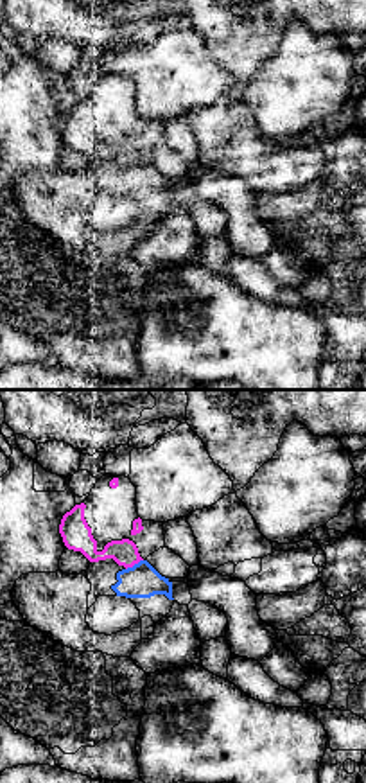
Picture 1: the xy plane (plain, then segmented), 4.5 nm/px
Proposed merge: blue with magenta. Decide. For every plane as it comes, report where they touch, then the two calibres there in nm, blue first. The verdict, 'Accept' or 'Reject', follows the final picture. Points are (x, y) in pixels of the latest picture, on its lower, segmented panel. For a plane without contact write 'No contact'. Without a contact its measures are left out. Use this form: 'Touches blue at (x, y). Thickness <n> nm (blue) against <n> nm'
Touches blue at (135, 564). Thickness 160 nm (blue) against 120 nm

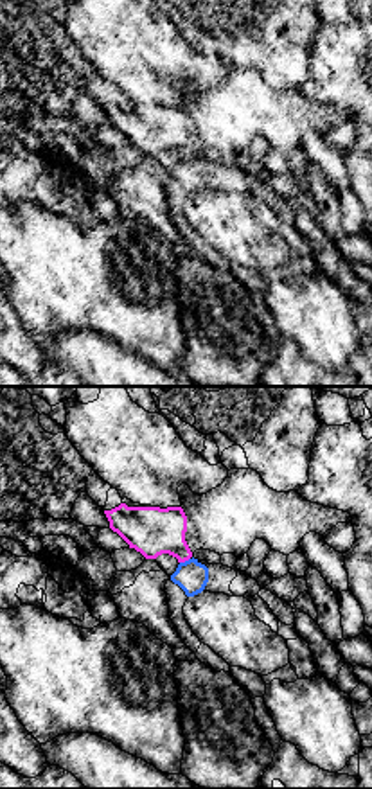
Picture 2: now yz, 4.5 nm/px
Touches blue at (186, 561). Thickness 140 nm (blue) against 220 nm

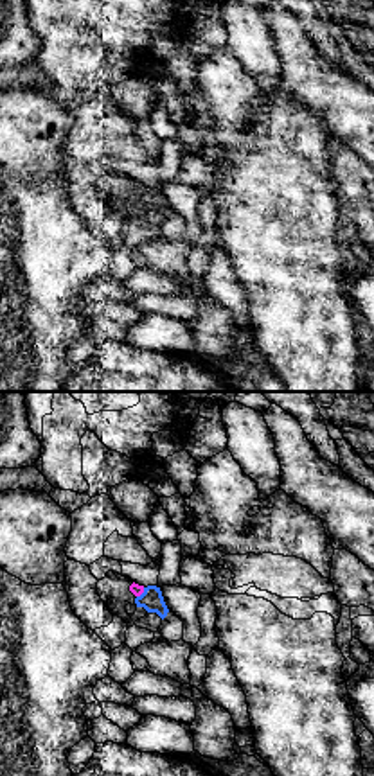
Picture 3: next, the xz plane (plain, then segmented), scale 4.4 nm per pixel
Touches blue at (142, 593). Thickness 100 nm (blue) against 50 nm

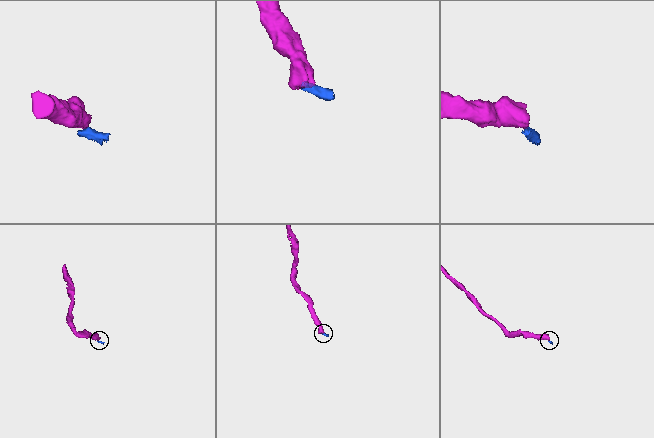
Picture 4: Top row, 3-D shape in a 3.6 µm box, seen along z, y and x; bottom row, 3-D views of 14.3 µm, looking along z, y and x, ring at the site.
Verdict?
Reject

